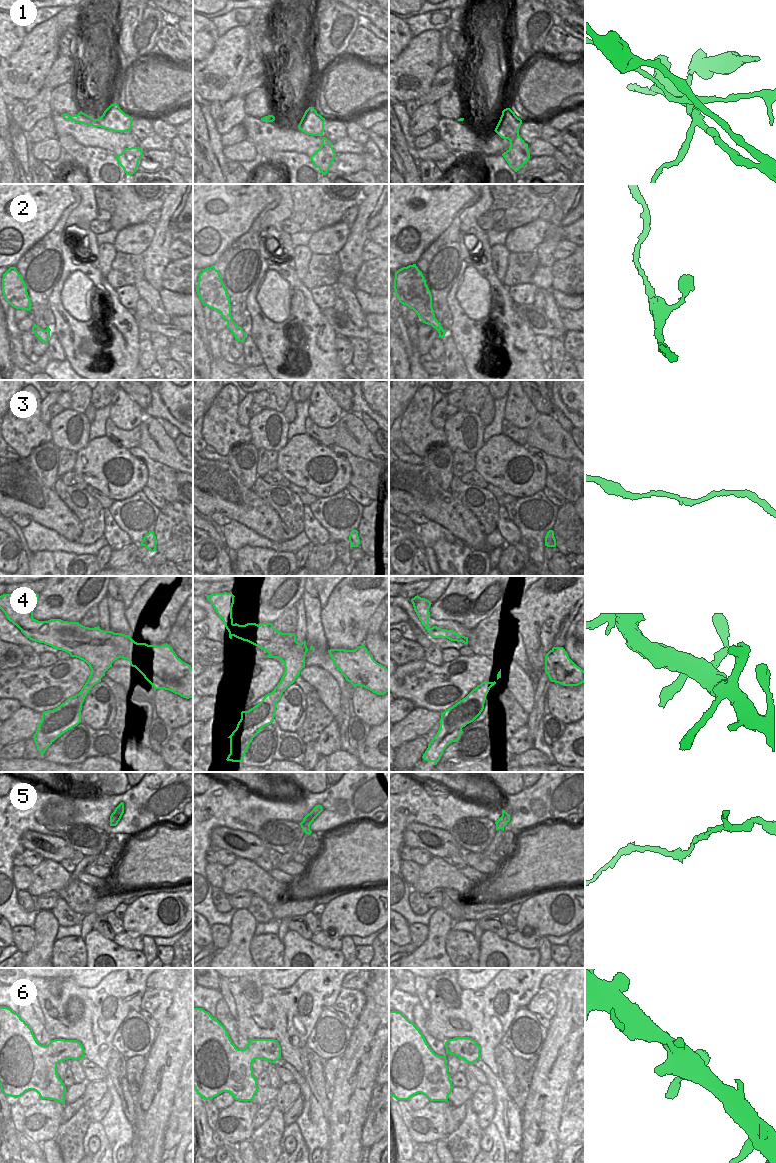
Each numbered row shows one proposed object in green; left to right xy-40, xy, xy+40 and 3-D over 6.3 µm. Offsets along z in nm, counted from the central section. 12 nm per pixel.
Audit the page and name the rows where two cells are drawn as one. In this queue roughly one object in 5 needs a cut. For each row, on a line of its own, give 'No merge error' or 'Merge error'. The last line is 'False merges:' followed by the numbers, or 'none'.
1: Merge error
2: No merge error
3: No merge error
4: No merge error
5: No merge error
6: No merge error
False merges: 1

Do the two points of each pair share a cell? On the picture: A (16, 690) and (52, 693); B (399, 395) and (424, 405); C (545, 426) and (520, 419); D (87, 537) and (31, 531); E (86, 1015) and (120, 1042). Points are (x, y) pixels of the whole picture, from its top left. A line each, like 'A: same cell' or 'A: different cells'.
A: same cell
B: different cells
C: different cells
D: different cells
E: different cells

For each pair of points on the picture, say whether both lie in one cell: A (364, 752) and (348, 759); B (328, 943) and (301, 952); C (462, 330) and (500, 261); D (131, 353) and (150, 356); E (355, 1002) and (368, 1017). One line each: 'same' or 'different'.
A: different
B: different
C: different
D: different
E: different

